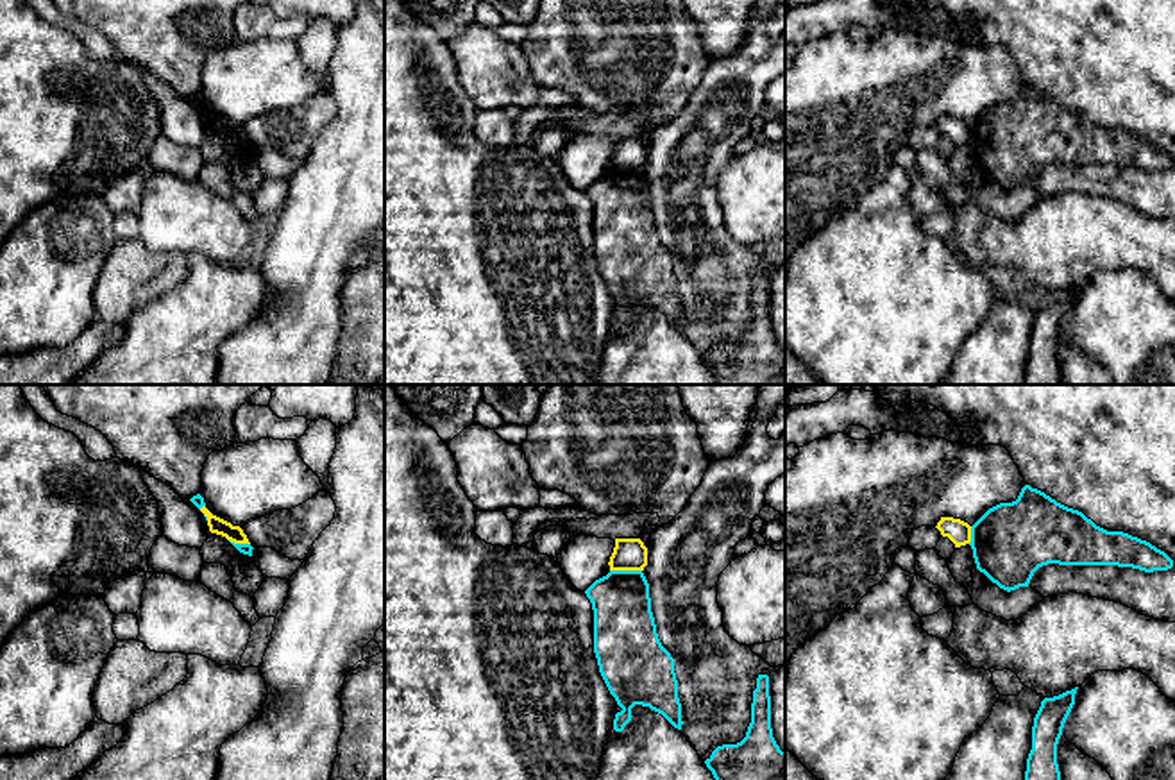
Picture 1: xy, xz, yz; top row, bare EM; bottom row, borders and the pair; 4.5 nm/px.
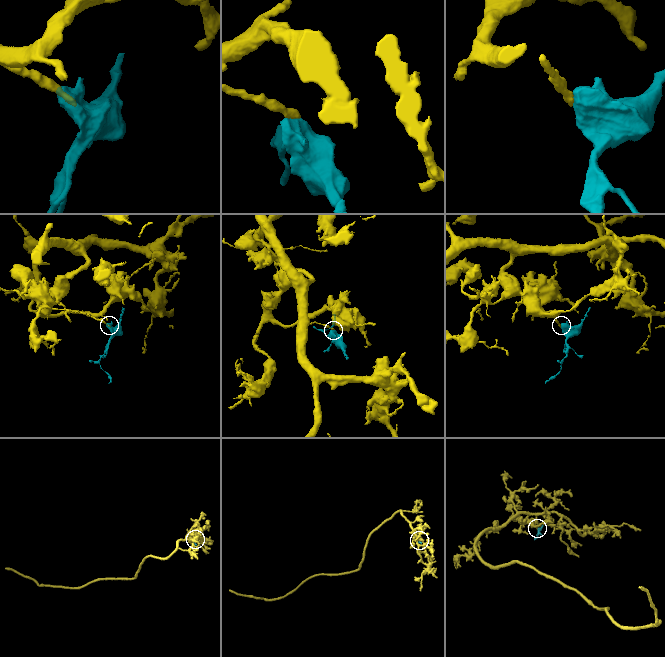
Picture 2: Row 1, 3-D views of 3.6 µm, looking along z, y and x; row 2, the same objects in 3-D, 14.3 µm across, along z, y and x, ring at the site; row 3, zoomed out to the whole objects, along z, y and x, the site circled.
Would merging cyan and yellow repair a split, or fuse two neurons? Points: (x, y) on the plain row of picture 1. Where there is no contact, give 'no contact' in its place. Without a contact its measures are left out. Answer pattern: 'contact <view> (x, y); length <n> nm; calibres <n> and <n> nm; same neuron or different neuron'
contact xz (626, 170); length 140 nm; calibres 280 and 140 nm; different neuron

